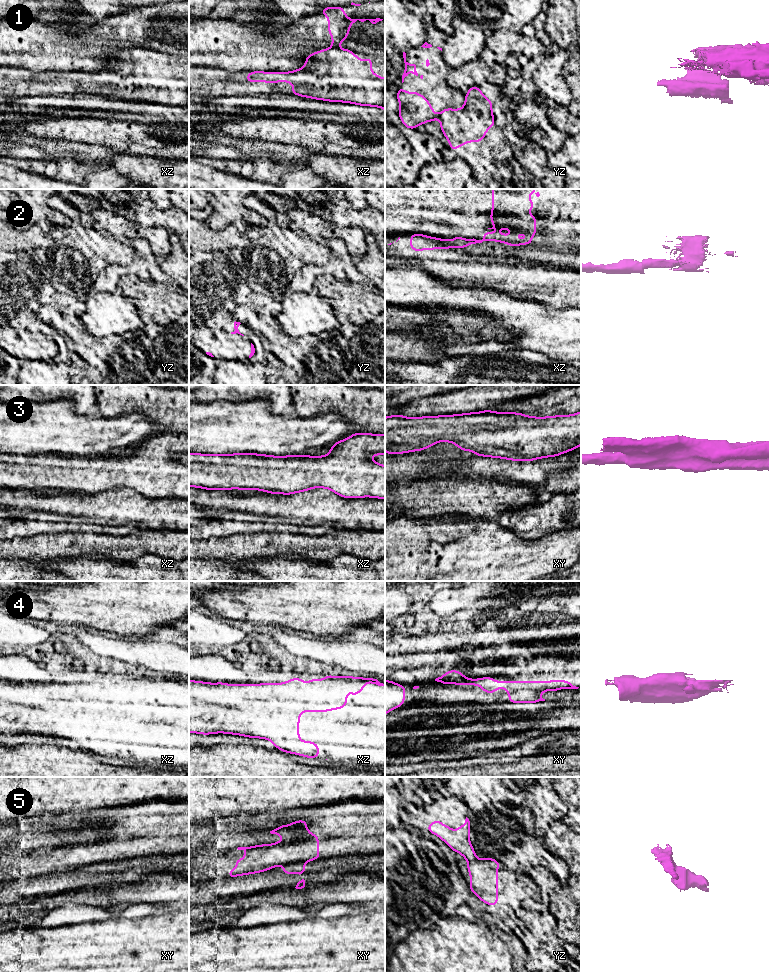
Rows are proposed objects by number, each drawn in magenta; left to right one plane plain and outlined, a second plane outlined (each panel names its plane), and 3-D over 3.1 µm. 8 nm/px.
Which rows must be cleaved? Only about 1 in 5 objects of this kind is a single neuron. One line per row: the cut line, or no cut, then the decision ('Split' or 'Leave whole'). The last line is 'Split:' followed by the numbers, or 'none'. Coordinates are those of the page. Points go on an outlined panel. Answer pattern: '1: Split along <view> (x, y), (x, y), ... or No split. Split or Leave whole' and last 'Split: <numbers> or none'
1: Split along xz (332, 46), (337, 48). Split
2: Split along yz (234, 331), (237, 332). Split
3: No split. Leave whole
4: No split. Leave whole
5: Split along xy (304, 861), (293, 861), (290, 864). Split
Split: 1, 2, 5

